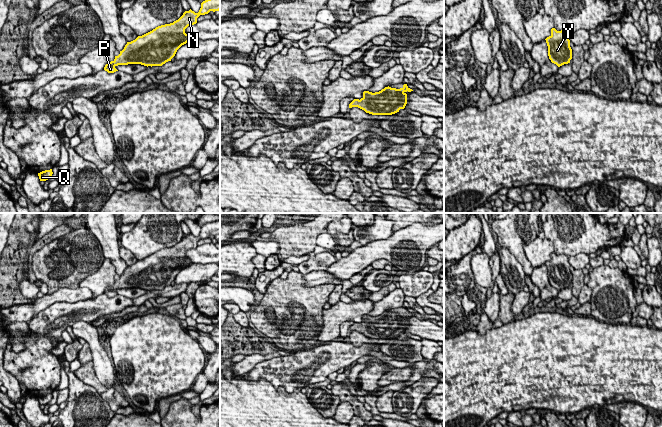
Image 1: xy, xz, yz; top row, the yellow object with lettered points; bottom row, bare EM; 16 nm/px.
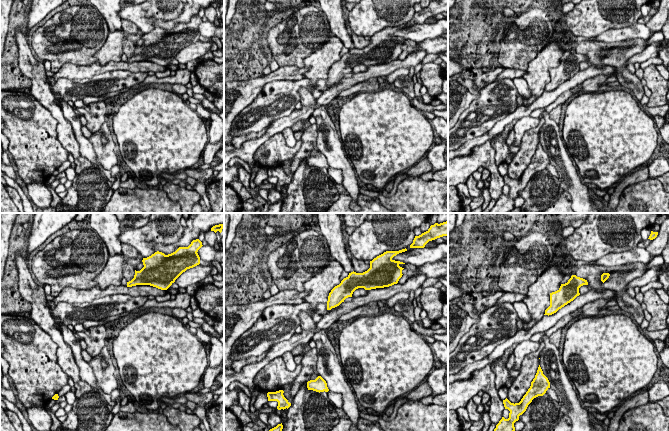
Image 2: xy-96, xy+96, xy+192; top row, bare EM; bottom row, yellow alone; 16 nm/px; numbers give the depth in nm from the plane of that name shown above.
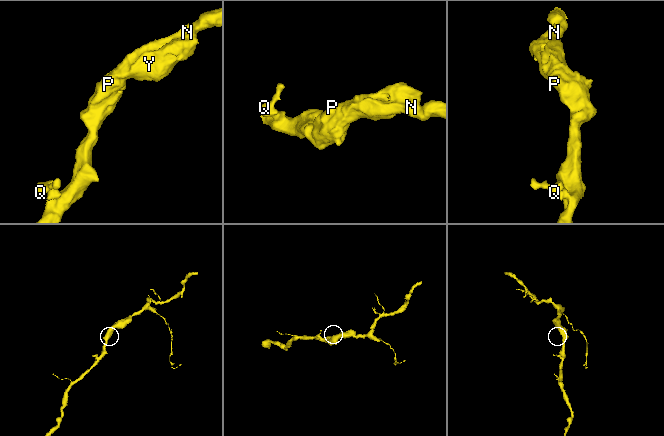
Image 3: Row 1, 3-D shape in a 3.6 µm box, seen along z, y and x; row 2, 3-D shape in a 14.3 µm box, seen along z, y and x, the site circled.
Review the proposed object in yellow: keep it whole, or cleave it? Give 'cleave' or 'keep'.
keep

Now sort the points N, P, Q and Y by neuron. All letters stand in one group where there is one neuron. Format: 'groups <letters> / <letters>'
groups N P Q Y

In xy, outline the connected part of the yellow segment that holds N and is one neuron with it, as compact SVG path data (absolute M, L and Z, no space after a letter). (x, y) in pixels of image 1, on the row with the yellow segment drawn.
M205 0L201 3L198 13L191 9L170 24L156 27L152 31L138 36L135 40L127 42L124 49L111 62L108 62L104 70L108 73L118 71L118 65L141 64L144 66L162 66L175 56L177 50L190 40L185 29L197 23L200 15L210 11L220 10L220 0Z

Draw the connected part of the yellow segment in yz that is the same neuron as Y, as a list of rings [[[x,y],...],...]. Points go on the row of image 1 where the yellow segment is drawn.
[[[552,28],[551,35],[545,40],[548,46],[548,56],[552,63],[558,67],[570,63],[572,49],[566,31],[557,31],[555,28]]]

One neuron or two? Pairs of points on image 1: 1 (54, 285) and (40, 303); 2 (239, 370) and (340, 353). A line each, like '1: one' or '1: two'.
1: two
2: two

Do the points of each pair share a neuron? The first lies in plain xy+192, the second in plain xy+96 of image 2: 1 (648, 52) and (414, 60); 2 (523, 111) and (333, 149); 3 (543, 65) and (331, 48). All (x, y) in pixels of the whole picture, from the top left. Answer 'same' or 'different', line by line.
1: same
2: different
3: same

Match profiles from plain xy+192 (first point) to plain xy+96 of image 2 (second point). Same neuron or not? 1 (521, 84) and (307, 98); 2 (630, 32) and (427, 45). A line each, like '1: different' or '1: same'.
1: same
2: different

